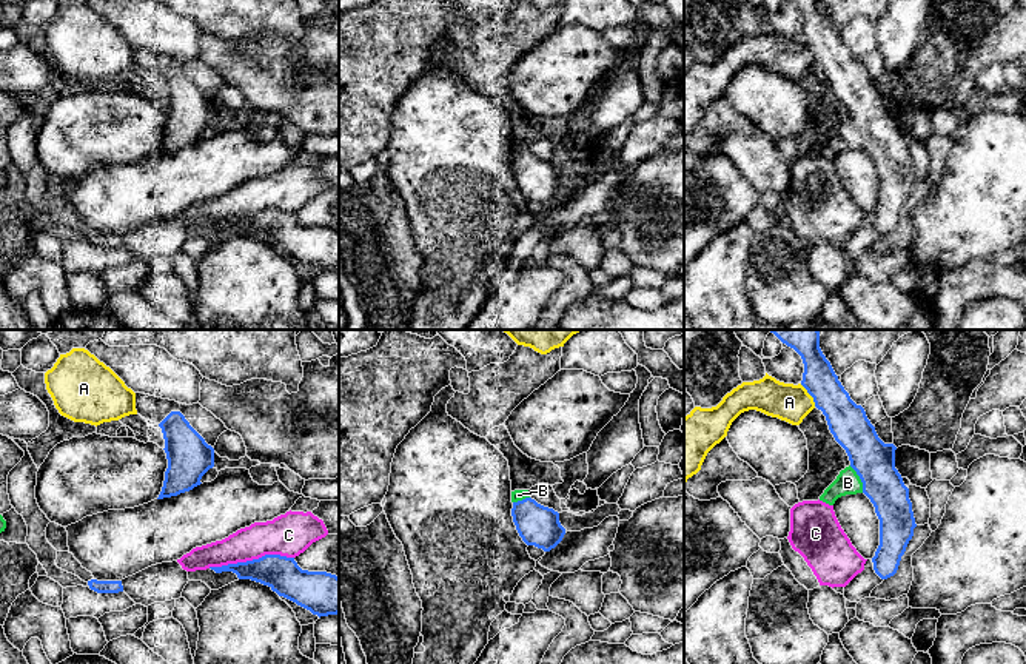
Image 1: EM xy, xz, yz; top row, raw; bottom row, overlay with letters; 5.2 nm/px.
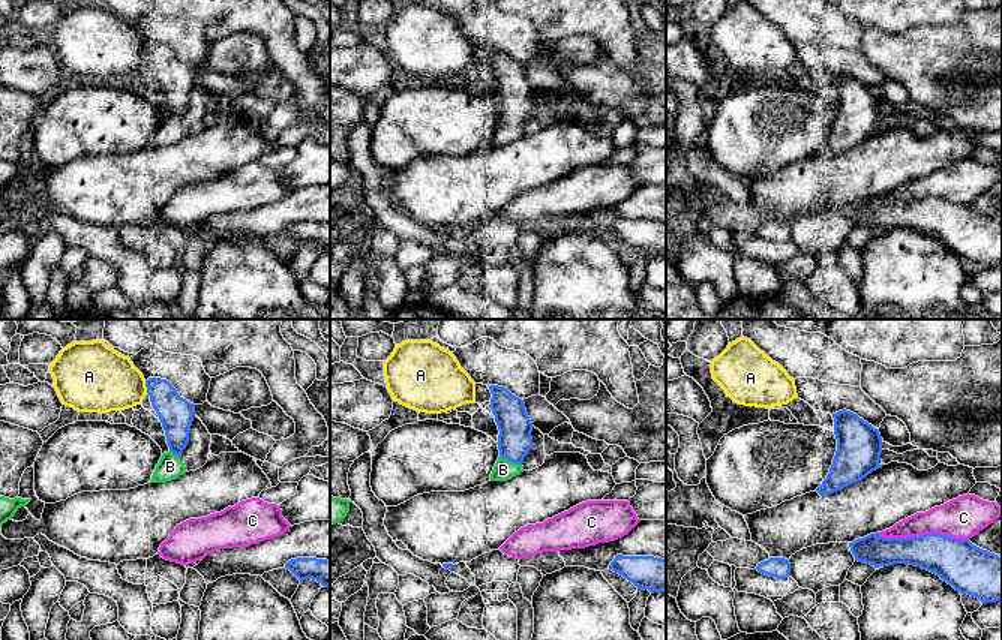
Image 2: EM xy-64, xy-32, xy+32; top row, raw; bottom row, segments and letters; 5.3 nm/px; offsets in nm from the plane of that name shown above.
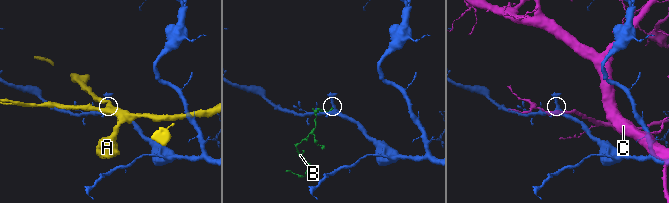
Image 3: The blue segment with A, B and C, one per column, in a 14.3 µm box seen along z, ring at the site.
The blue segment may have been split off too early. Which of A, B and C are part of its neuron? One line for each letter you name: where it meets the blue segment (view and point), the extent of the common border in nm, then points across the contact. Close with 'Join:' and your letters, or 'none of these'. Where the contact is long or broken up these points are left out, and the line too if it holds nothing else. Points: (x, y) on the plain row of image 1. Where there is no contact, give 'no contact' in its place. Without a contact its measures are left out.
B: contact yz (860, 133); length 160 nm
Join: B

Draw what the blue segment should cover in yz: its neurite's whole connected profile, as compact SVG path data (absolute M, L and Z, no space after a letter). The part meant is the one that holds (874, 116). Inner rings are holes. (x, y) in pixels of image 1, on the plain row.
M820 0L787 2L793 3L801 11L804 18L801 40L813 52L815 62L826 71L830 88L846 105L850 116L850 120L841 125L837 134L824 145L820 156L833 160L838 153L857 148L864 148L870 154L880 174L880 200L872 213L873 225L881 234L887 234L897 228L901 211L917 182L912 157L909 154L909 143L895 123L897 102L894 99L884 99L878 92L864 63L850 54Z

